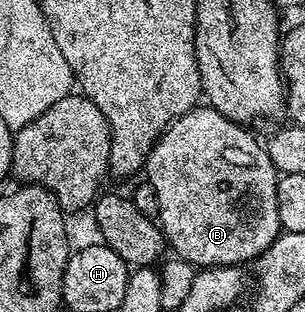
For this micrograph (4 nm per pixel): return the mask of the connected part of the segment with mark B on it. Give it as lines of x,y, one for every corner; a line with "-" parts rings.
197,107
190,110
189,113
184,113
176,121
173,121
160,134
160,138
156,140
155,145
152,146
152,150
148,152
146,179
154,187
154,191
158,195
158,207
160,208
158,224
166,238
167,244
171,248
173,245
180,252
177,253
179,260
188,261
194,267
215,267
218,265
235,265
240,267
243,266
243,261
248,261
248,263
255,262
260,254
265,253
275,243
276,238
282,232
279,221
278,201
276,199
278,171
270,159
267,148
261,142
259,145
244,129
247,128
243,124
226,119
217,109

